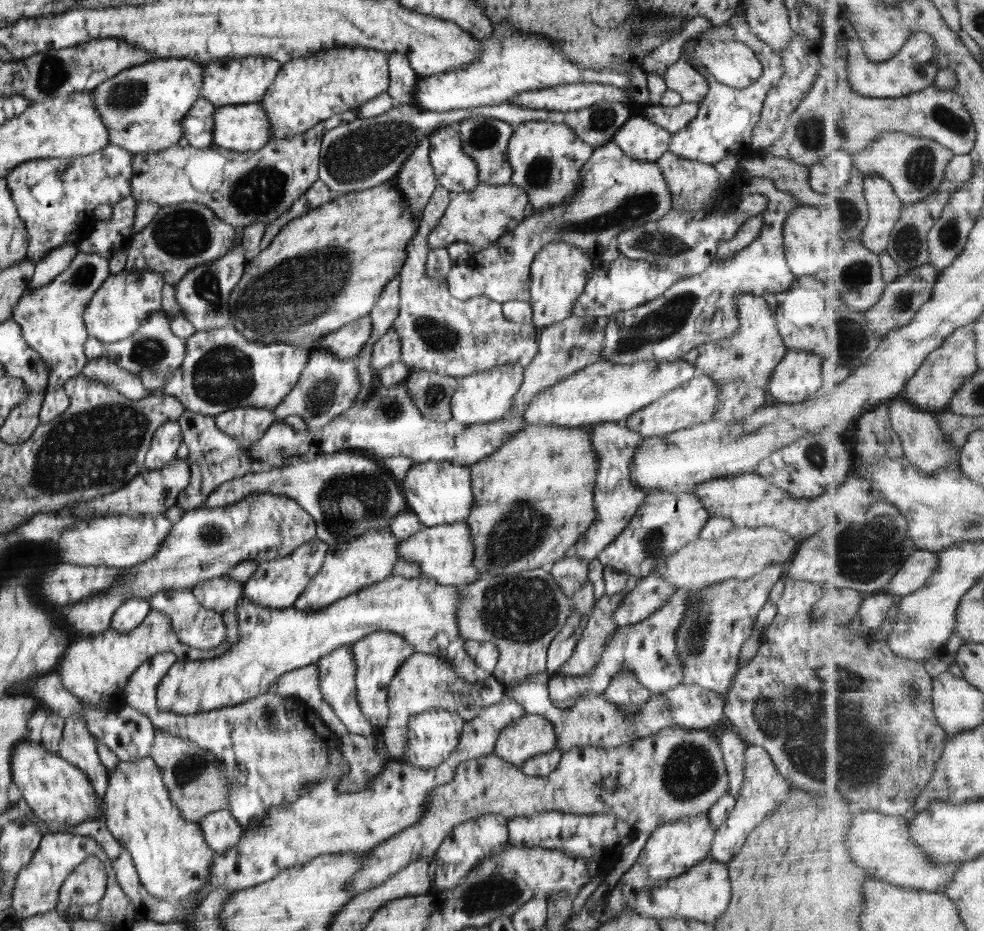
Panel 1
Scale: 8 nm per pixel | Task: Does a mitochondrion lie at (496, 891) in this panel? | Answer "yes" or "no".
yes

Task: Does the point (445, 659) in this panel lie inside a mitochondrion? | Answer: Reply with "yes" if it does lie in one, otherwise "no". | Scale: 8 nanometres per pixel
no

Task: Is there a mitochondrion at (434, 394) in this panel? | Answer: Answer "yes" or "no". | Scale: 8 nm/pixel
yes

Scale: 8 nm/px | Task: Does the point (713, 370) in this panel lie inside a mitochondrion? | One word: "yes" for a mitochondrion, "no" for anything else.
no

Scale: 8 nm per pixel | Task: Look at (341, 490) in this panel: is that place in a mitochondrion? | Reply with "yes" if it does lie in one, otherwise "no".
yes

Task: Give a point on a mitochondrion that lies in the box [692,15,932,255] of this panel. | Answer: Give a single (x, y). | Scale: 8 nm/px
(812, 132)

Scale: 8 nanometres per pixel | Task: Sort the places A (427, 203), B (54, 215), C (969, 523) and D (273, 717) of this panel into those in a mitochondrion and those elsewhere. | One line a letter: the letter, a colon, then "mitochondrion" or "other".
A: other
B: other
C: mitochondrion
D: mitochondrion

